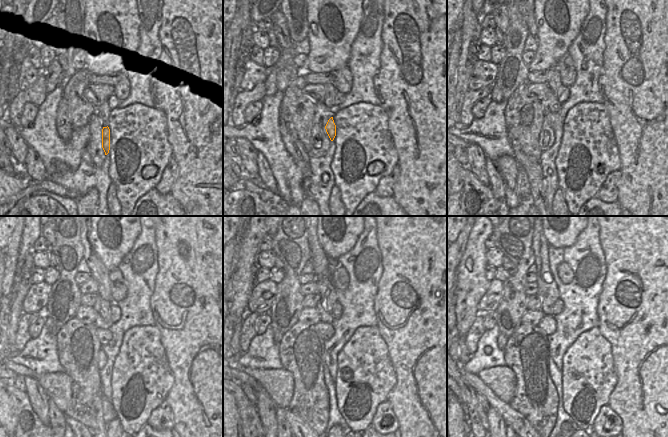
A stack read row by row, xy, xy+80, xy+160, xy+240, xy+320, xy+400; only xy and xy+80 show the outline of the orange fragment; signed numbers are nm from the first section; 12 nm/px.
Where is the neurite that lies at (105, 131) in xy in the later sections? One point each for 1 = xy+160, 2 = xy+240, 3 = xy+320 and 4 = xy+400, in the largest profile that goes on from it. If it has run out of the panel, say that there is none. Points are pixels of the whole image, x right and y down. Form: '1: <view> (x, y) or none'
1: xy+160 (551, 117)
2: xy+240 (104, 335)
3: xy+320 (326, 330)
4: xy+400 (548, 324)

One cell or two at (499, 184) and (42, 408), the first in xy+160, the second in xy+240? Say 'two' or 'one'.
two

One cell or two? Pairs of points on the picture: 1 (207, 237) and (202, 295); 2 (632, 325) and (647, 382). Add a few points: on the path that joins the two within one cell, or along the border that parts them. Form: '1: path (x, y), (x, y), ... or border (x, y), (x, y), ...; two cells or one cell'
1: path (207, 251), (207, 281); one cell
2: path (639, 339), (639, 361), (646, 368); one cell

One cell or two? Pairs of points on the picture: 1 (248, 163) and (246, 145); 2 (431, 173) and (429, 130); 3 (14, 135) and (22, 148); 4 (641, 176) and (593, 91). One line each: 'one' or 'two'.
1: one
2: one
3: one
4: two

